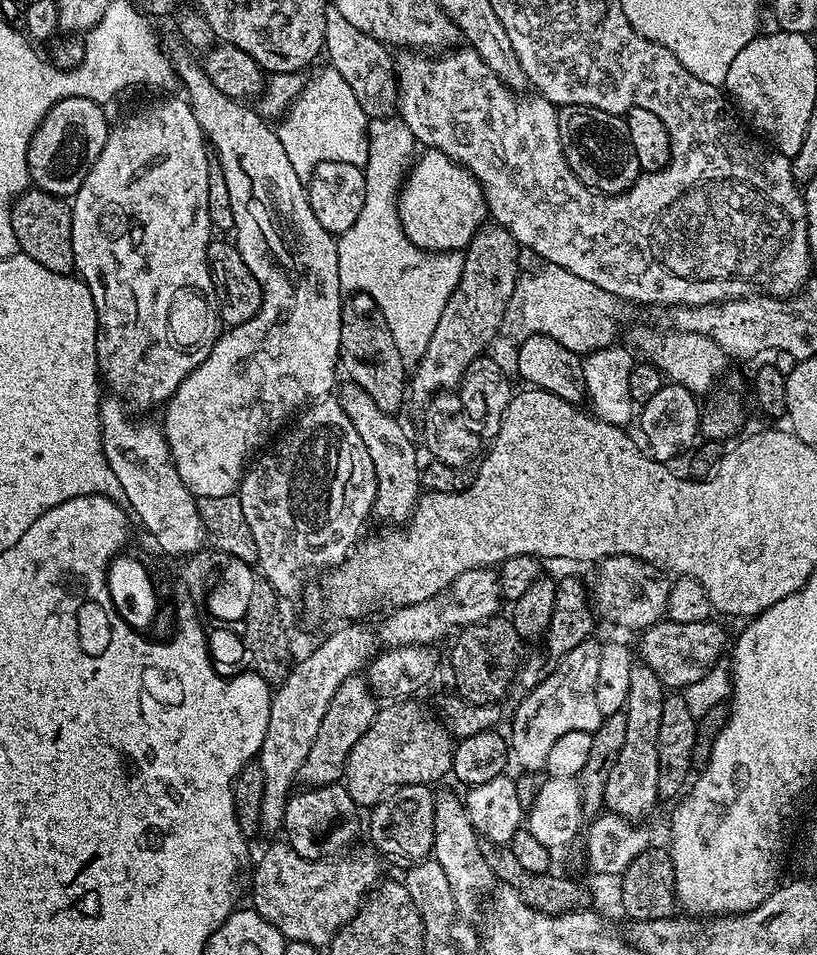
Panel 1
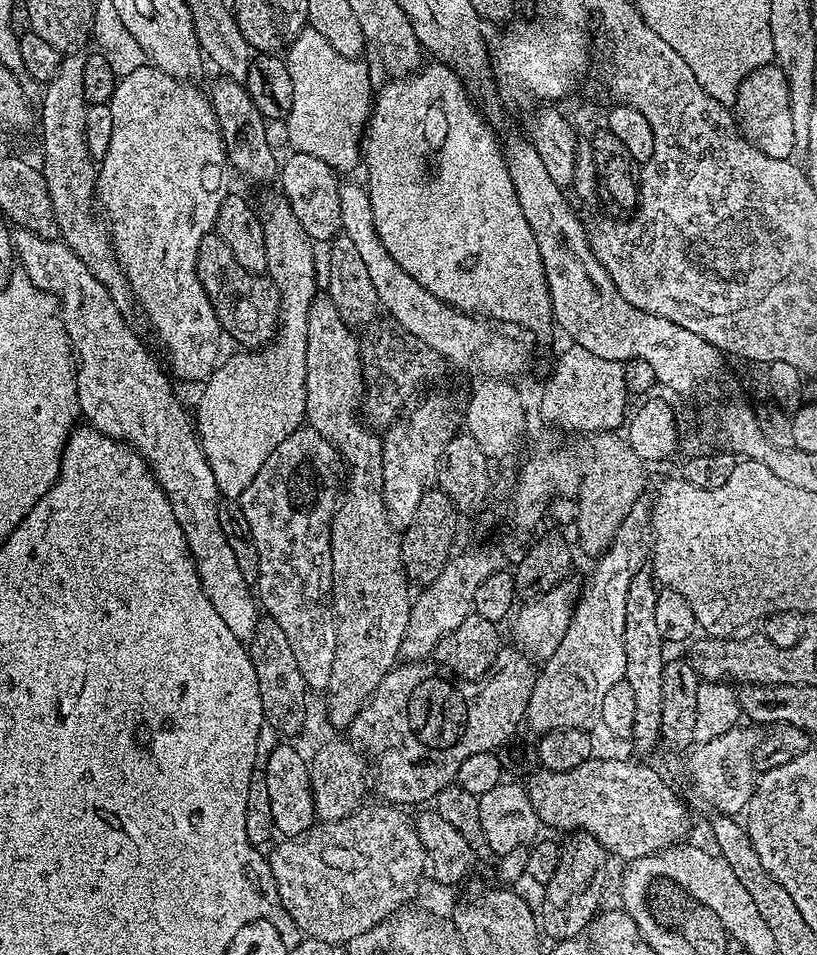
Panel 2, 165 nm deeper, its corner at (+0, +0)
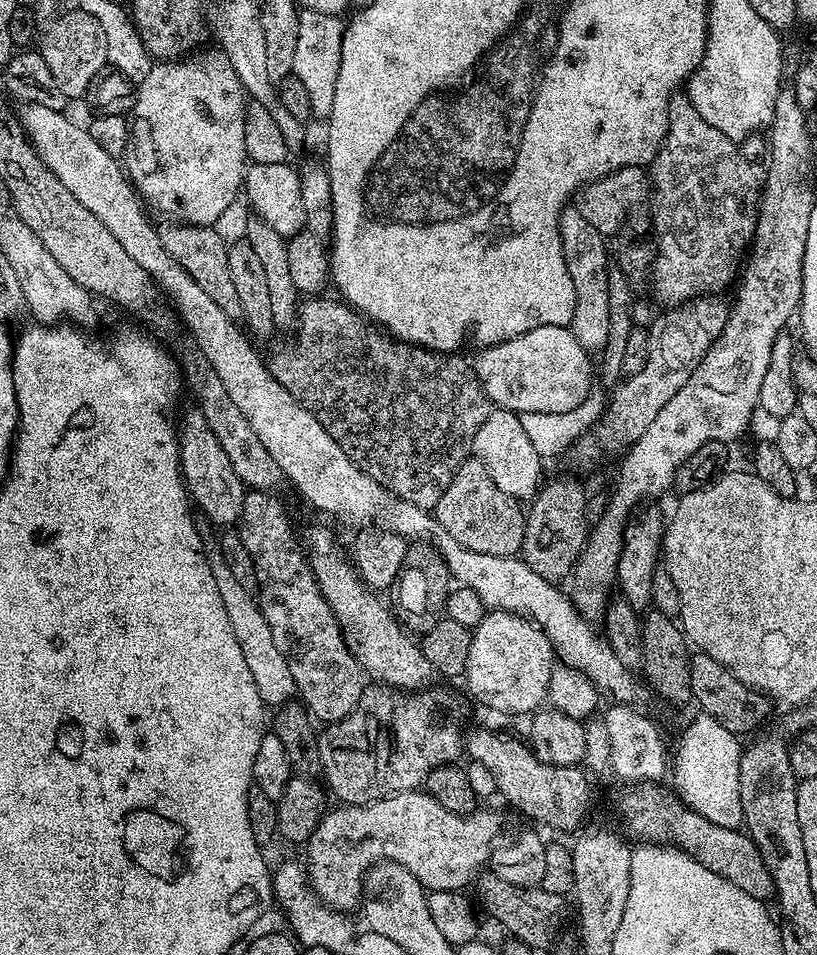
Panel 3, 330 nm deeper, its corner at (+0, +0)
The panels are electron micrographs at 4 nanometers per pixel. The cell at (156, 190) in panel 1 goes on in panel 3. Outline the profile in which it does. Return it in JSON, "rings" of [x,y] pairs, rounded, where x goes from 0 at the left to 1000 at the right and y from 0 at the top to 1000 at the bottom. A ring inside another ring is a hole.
{"rings":[[[271,52],[231,58],[229,61],[196,65],[186,70],[184,77],[179,77],[176,84],[170,85],[166,93],[166,109],[159,118],[159,150],[154,160],[154,183],[162,190],[168,202],[182,215],[186,214],[196,222],[212,222],[212,227],[219,228],[226,235],[263,236],[266,231],[273,231],[280,224],[279,217],[289,209],[289,204],[295,204],[299,196],[299,181],[305,175],[306,169],[301,157],[301,97],[283,68],[282,61]]]}

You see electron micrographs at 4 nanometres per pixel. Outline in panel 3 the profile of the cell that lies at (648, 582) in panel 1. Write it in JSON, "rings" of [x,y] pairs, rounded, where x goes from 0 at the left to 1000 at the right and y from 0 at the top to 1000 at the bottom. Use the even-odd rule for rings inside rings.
{"rings":[[[611,639],[594,640],[590,651],[576,661],[570,711],[579,731],[622,750],[655,747],[670,734],[678,698],[678,680],[667,662],[645,645]]]}

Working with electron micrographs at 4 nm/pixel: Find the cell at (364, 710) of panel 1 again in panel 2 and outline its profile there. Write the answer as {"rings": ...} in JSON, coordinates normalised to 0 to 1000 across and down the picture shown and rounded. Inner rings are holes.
{"rings":[[[388,308],[384,316],[379,316],[379,329],[377,330],[377,340],[375,341],[375,429],[372,430],[372,439],[384,450],[389,450],[389,454],[394,454],[394,459],[403,461],[409,466],[411,472],[416,474],[416,481],[420,489],[424,491],[424,514],[420,516],[419,523],[415,525],[411,537],[406,543],[406,554],[404,555],[404,584],[406,585],[406,637],[411,641],[411,675],[409,676],[409,697],[404,697],[404,714],[399,721],[401,728],[401,754],[409,761],[416,764],[426,763],[433,756],[433,752],[438,748],[438,743],[443,743],[443,739],[458,727],[458,723],[463,718],[463,714],[468,714],[468,710],[472,710],[472,706],[482,698],[486,698],[487,688],[490,687],[490,677],[492,676],[492,668],[499,659],[502,651],[502,639],[507,627],[506,621],[499,621],[502,617],[502,608],[499,602],[494,600],[492,593],[492,576],[490,575],[490,561],[482,552],[482,546],[475,538],[475,531],[470,529],[470,506],[468,505],[468,461],[464,455],[459,457],[457,449],[443,439],[443,424],[446,421],[446,393],[443,392],[443,383],[441,382],[441,365],[442,357],[436,357],[432,345],[419,333],[419,329],[414,329],[414,320],[409,320],[409,316],[399,308]]]}

